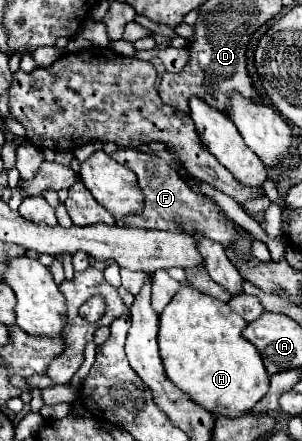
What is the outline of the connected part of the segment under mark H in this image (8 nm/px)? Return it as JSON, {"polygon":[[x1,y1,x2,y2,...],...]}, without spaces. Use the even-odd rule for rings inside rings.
{"polygon":[[182,286,160,314,158,346,166,376,194,402,212,414,242,416,268,390,268,372,258,350,242,334,246,322,228,302,216,300,194,286]]}

